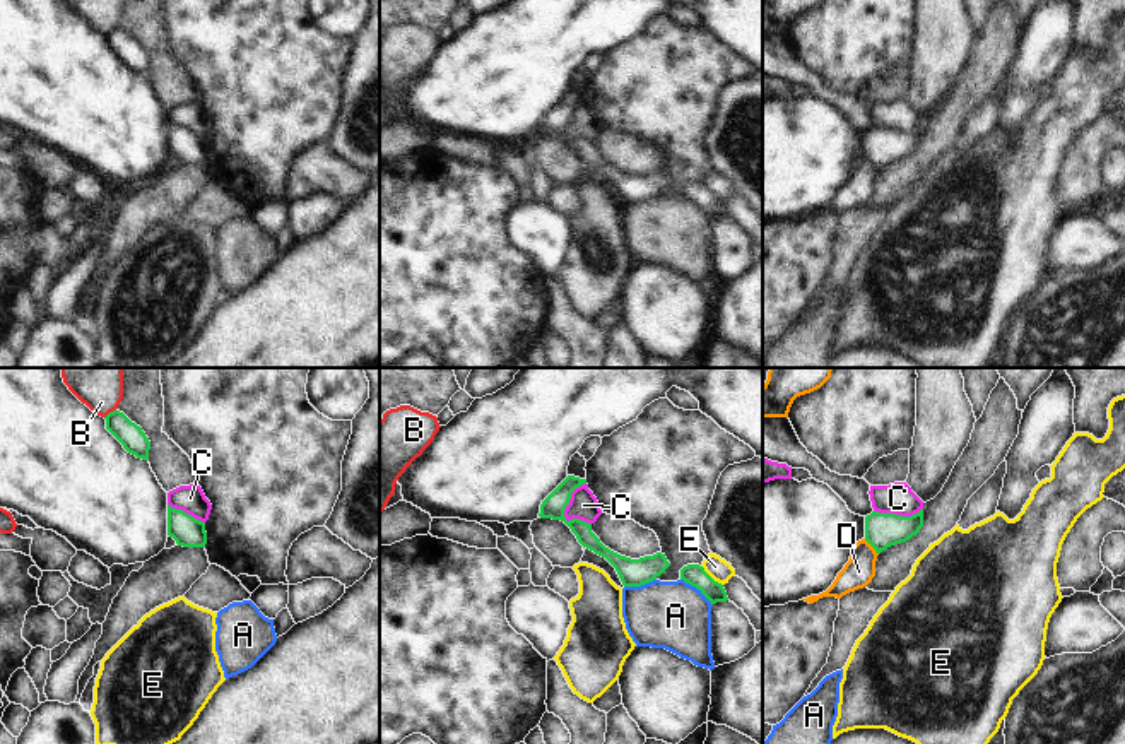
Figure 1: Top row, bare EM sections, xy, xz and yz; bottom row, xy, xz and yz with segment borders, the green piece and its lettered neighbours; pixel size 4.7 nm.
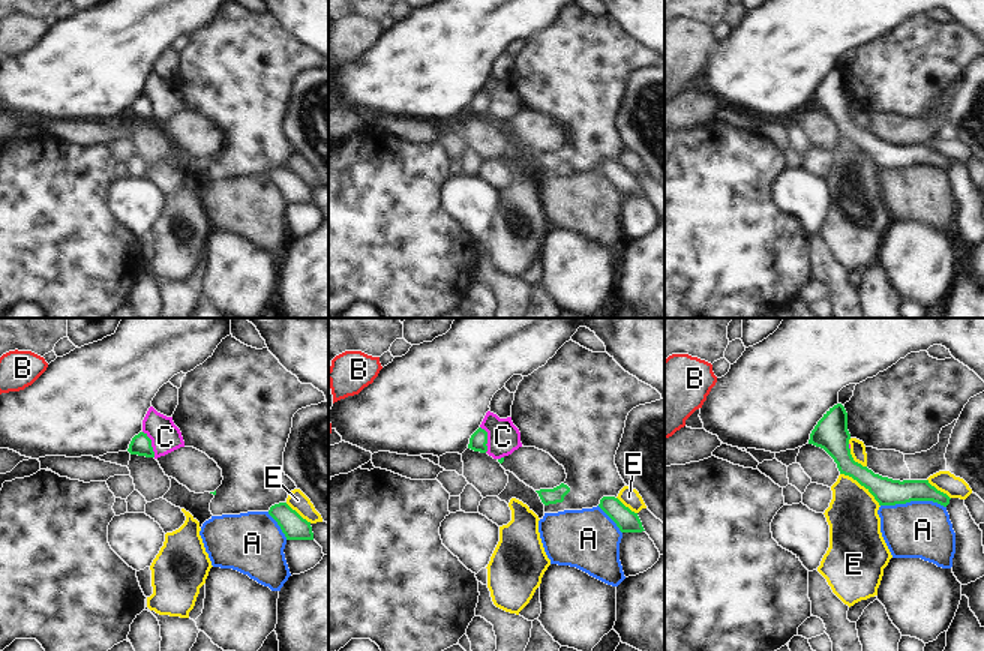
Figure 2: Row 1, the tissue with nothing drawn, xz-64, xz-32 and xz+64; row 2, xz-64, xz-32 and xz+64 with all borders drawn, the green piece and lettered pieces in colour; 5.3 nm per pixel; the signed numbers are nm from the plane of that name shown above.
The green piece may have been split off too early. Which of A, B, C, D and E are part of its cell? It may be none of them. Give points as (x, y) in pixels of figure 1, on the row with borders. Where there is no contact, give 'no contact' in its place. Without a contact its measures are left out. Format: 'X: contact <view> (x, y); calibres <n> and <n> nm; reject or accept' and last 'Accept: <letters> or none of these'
A: contact xz (696, 587); calibres 100 and 320 nm; reject
B: contact xy (110, 413); calibres 120 and 280 nm; reject
C: contact xz (568, 501); calibres 110 and 140 nm; reject
D: contact yz (872, 546); calibres 160 and 140 nm; reject
E: contact xz (710, 577); calibres 100 and 100 nm; reject
Accept: none of these

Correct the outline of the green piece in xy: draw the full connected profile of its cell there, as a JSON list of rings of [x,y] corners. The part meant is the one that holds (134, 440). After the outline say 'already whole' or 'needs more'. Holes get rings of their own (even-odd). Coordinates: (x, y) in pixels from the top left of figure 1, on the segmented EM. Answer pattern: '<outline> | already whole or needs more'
[[[113,410],[106,417],[106,429],[137,458],[149,460],[150,441],[140,426],[123,412]]] | already whole

